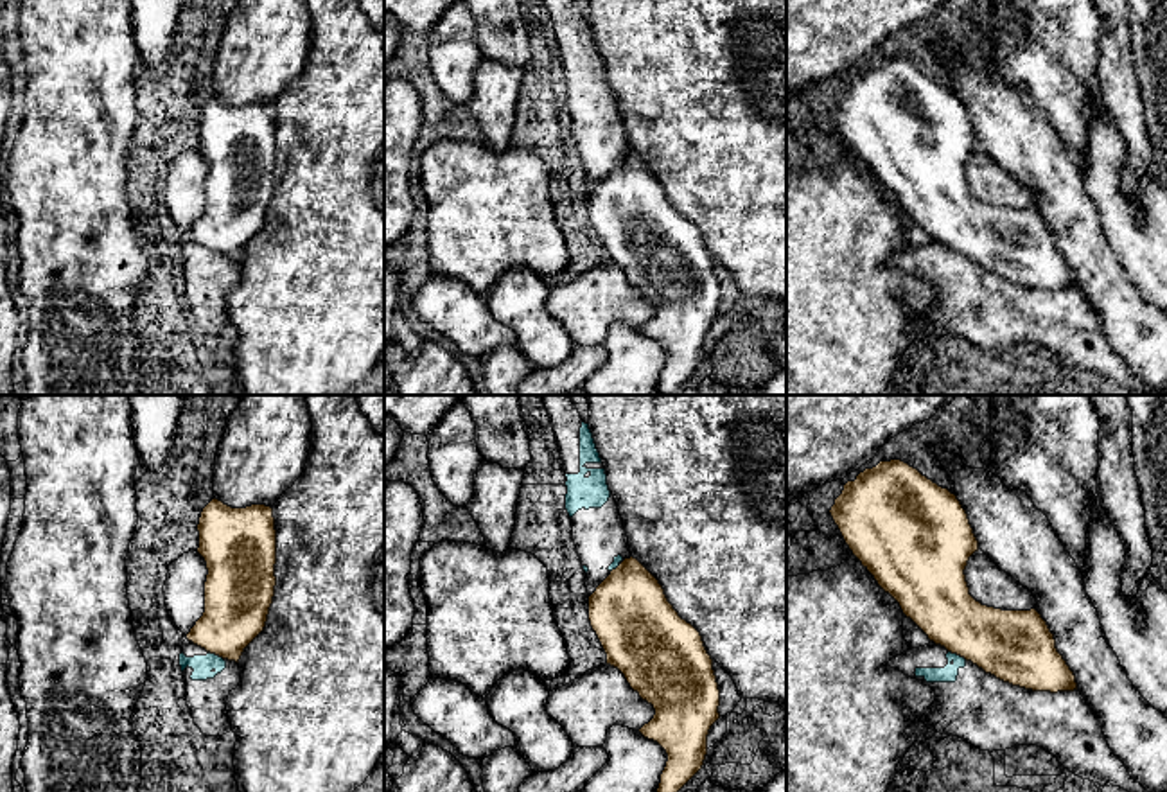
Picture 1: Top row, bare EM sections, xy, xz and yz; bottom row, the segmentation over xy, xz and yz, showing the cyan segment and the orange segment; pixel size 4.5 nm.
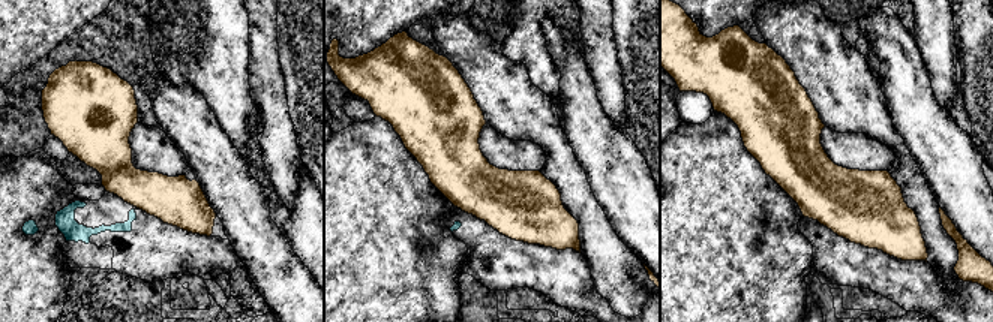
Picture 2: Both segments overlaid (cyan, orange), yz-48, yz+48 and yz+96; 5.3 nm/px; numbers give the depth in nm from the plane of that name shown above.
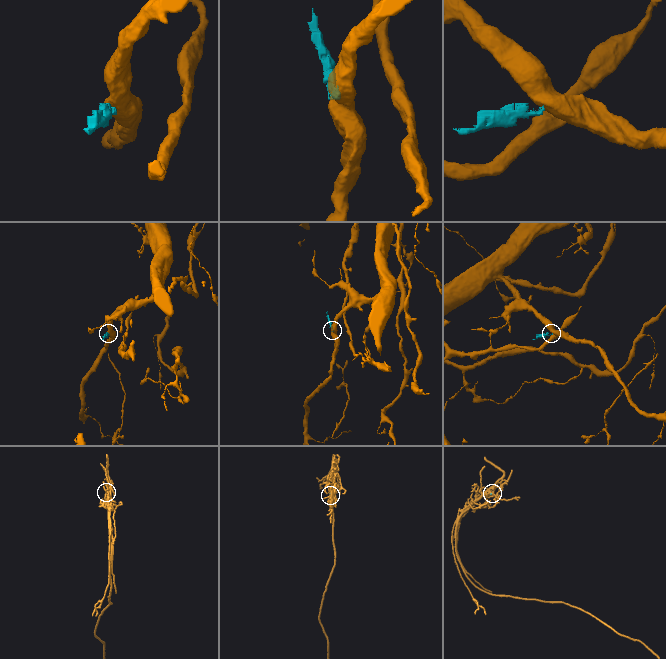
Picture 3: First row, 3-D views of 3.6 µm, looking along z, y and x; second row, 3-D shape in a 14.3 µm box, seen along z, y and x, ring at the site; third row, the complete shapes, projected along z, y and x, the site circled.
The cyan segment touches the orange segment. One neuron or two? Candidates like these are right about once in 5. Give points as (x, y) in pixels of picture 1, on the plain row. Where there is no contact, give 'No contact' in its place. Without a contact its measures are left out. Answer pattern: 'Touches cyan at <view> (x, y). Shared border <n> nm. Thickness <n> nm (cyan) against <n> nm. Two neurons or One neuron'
Touches cyan at yz (956, 252). Shared border 100 nm. Thickness 80 nm (cyan) against 300 nm. Two neurons

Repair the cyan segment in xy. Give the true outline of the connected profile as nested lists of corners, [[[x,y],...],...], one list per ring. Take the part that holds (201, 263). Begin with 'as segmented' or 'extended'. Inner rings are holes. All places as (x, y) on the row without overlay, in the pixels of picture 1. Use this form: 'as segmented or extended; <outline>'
extended; [[[185,237],[180,251],[187,304],[194,321],[206,334],[223,334],[232,329],[226,298],[241,280],[241,266],[235,259],[215,251]]]

